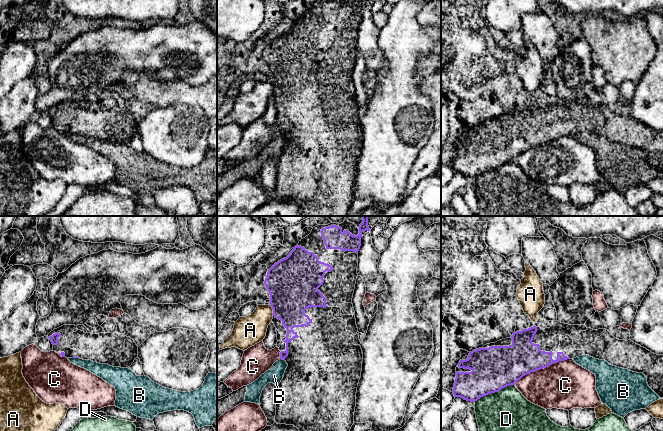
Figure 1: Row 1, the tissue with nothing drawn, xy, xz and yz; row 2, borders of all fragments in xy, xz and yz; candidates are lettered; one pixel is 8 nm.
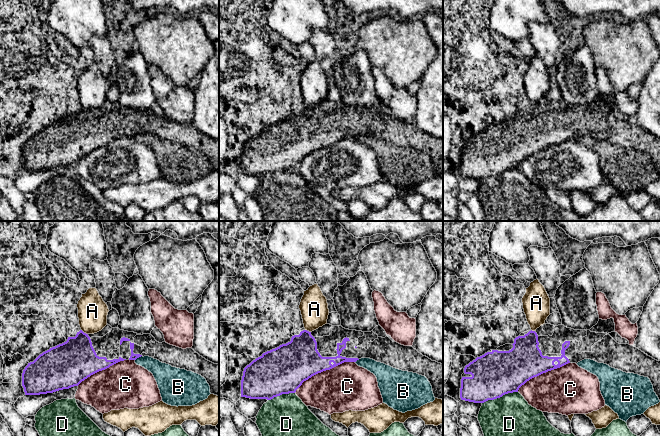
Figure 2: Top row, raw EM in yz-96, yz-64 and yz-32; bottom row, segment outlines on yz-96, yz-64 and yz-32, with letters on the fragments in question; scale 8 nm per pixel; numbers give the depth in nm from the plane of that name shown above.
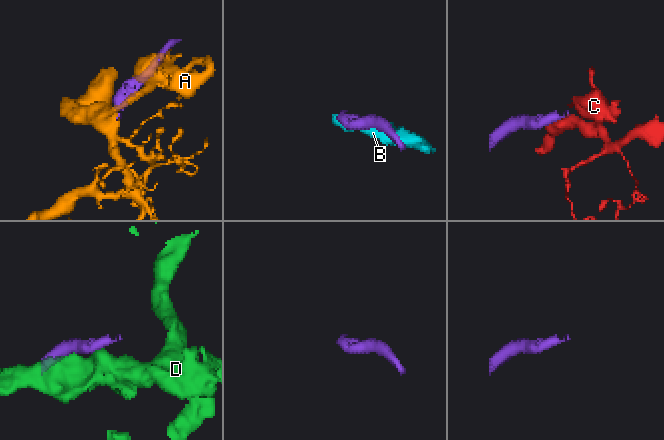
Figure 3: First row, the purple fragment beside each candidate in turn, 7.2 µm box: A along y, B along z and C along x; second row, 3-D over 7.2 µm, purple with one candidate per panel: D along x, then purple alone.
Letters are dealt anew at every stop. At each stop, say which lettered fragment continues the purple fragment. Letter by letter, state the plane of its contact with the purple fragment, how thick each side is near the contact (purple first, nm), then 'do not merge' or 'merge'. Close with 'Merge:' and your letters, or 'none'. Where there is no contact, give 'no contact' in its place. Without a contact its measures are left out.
A: xz | 380/240 nm | do not merge
B: xz | 70/130 nm | do not merge
C: yz | 280/380 nm | do not merge
D: yz | 340/460 nm | do not merge
Merge: none

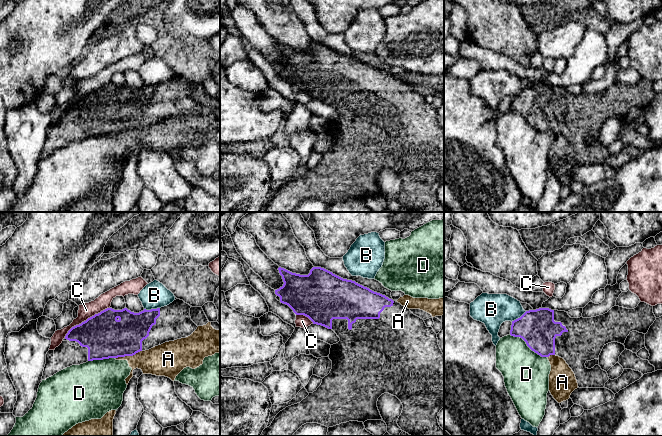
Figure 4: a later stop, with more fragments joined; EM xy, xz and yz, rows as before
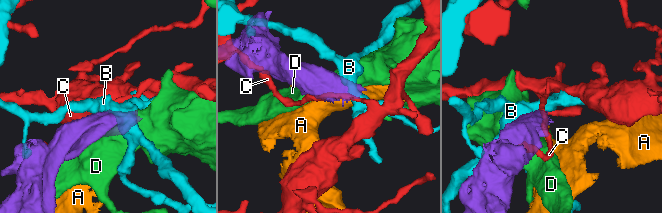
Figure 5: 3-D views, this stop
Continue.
A: xy | 340/220 nm | do not merge
B: xy | 260/220 nm | do not merge
C: xy | 340/120 nm | do not merge
D: yz | 300/360 nm | do not merge
Merge: none

